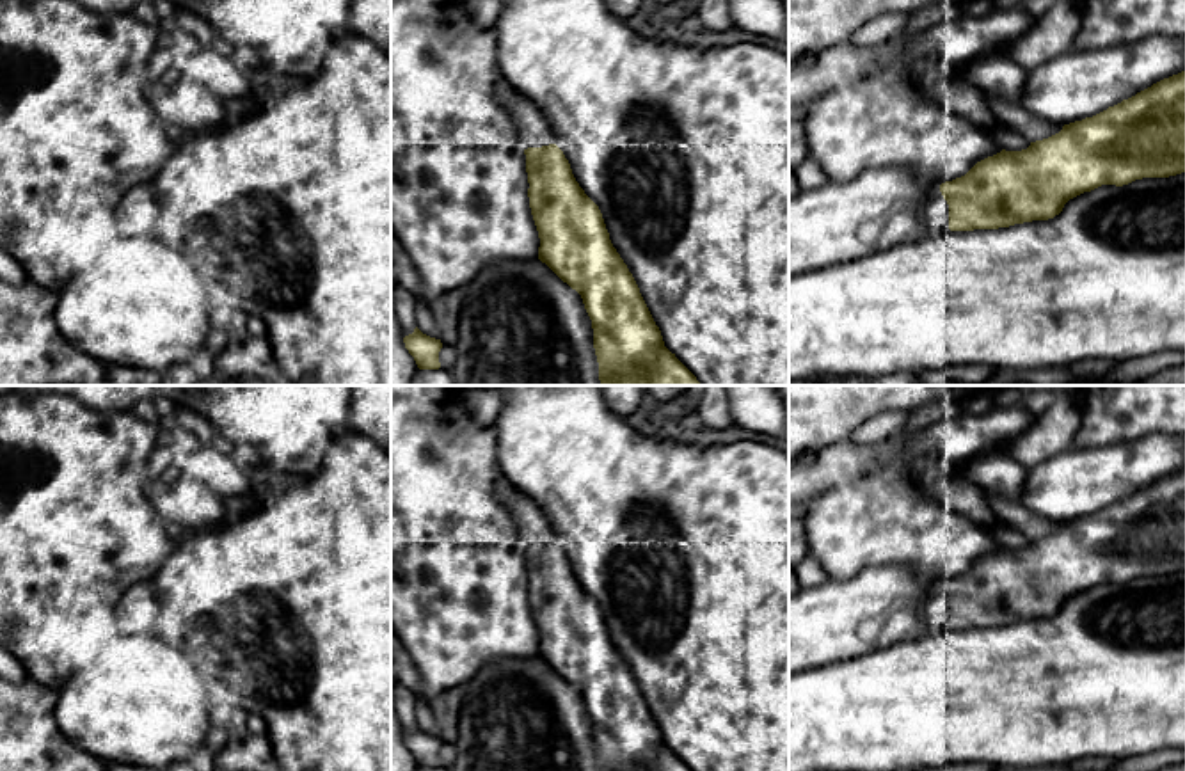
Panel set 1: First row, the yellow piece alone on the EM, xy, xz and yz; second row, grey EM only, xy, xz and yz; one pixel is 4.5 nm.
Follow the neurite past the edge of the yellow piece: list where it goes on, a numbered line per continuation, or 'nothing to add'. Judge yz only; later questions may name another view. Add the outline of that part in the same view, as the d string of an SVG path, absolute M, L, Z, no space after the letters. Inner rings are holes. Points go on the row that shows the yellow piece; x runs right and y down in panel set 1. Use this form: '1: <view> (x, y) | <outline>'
1: yz (935, 212) | M936 187L920 210L920 219L931 234L940 234L949 229L949 204Z

